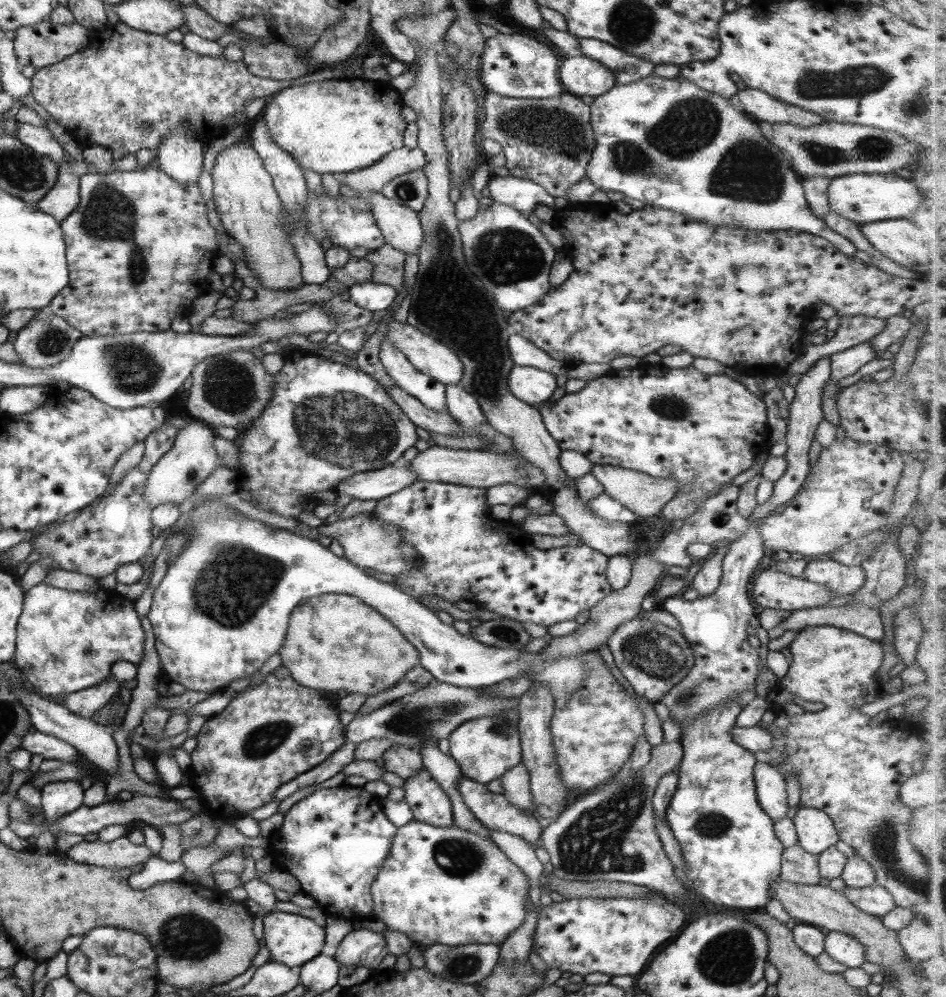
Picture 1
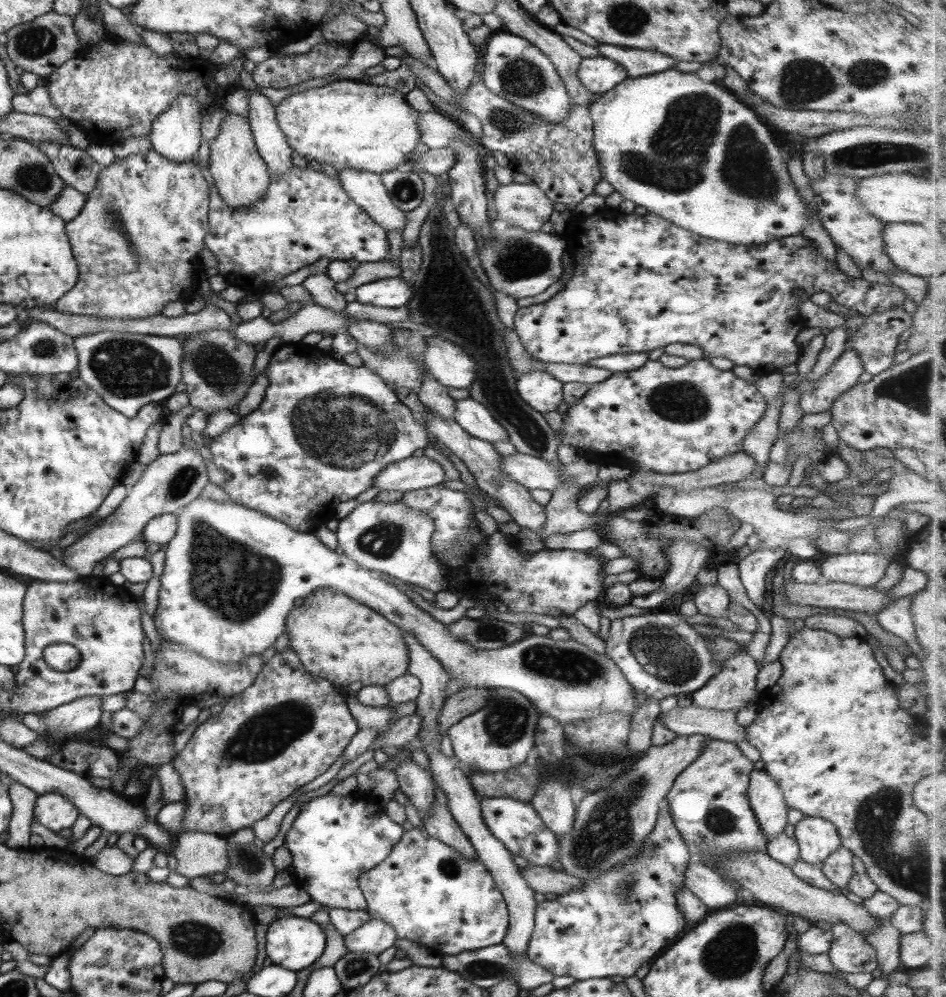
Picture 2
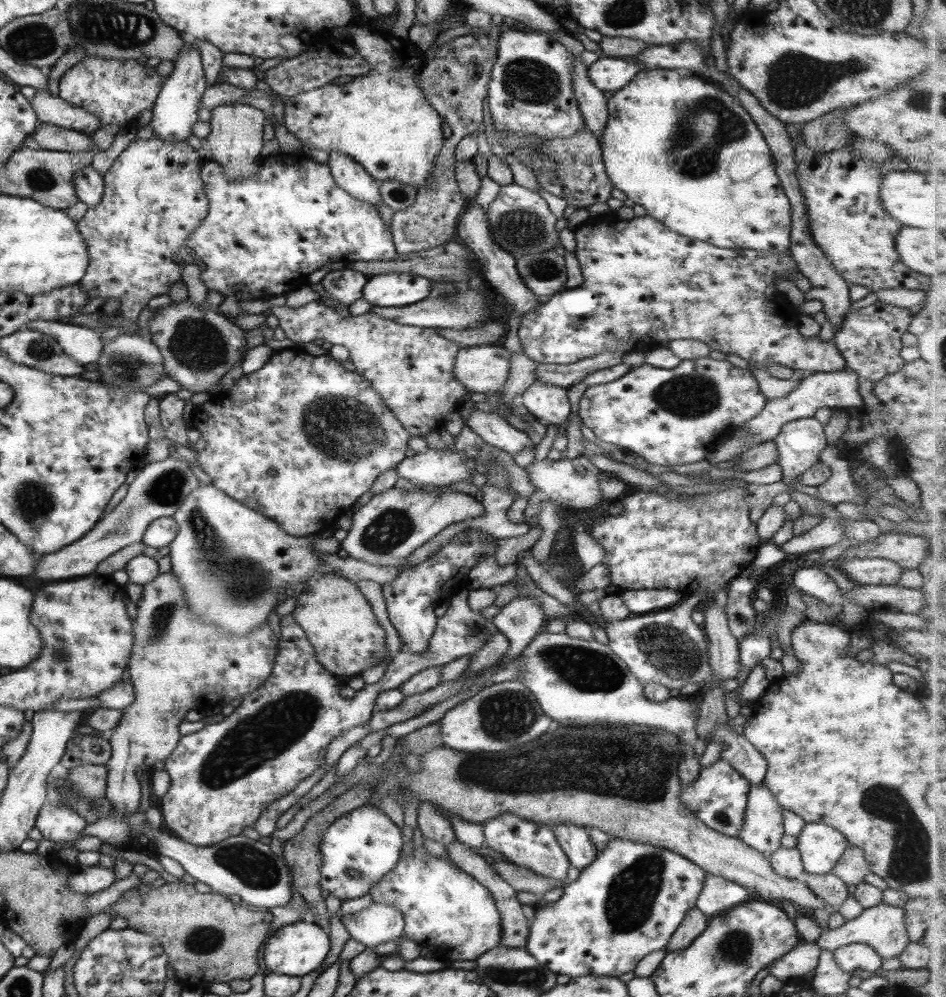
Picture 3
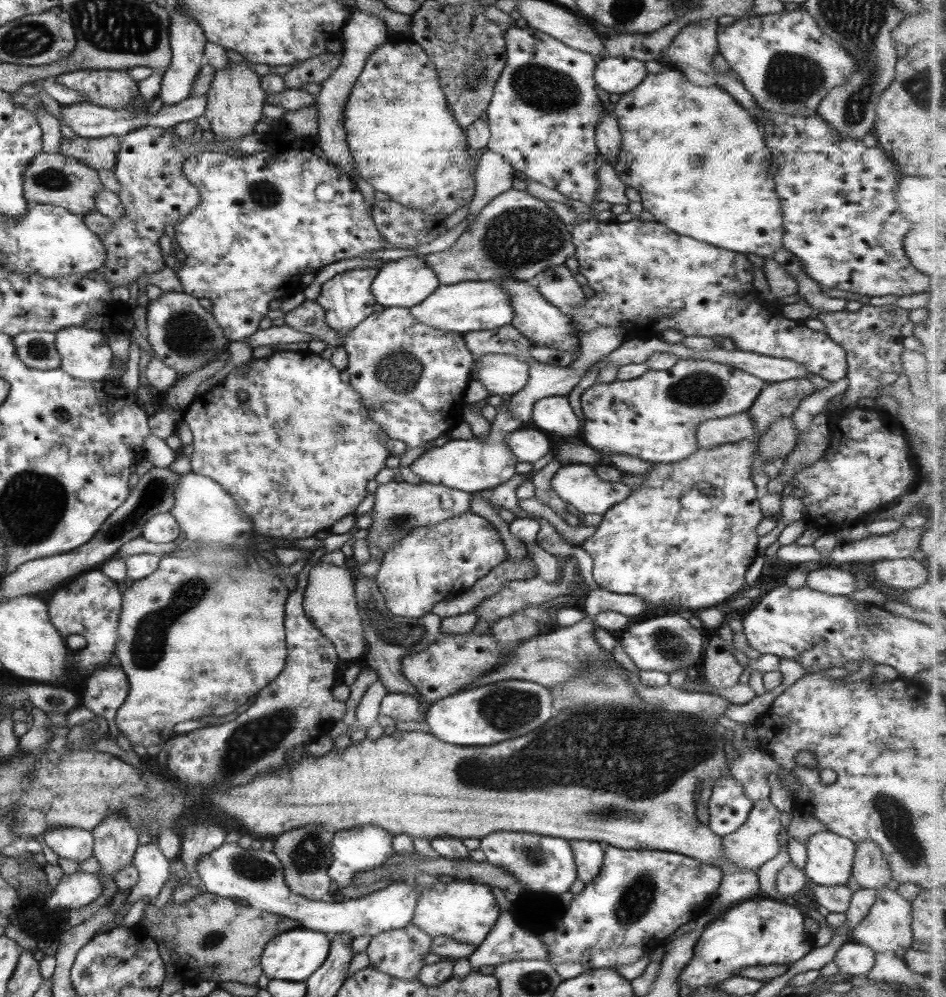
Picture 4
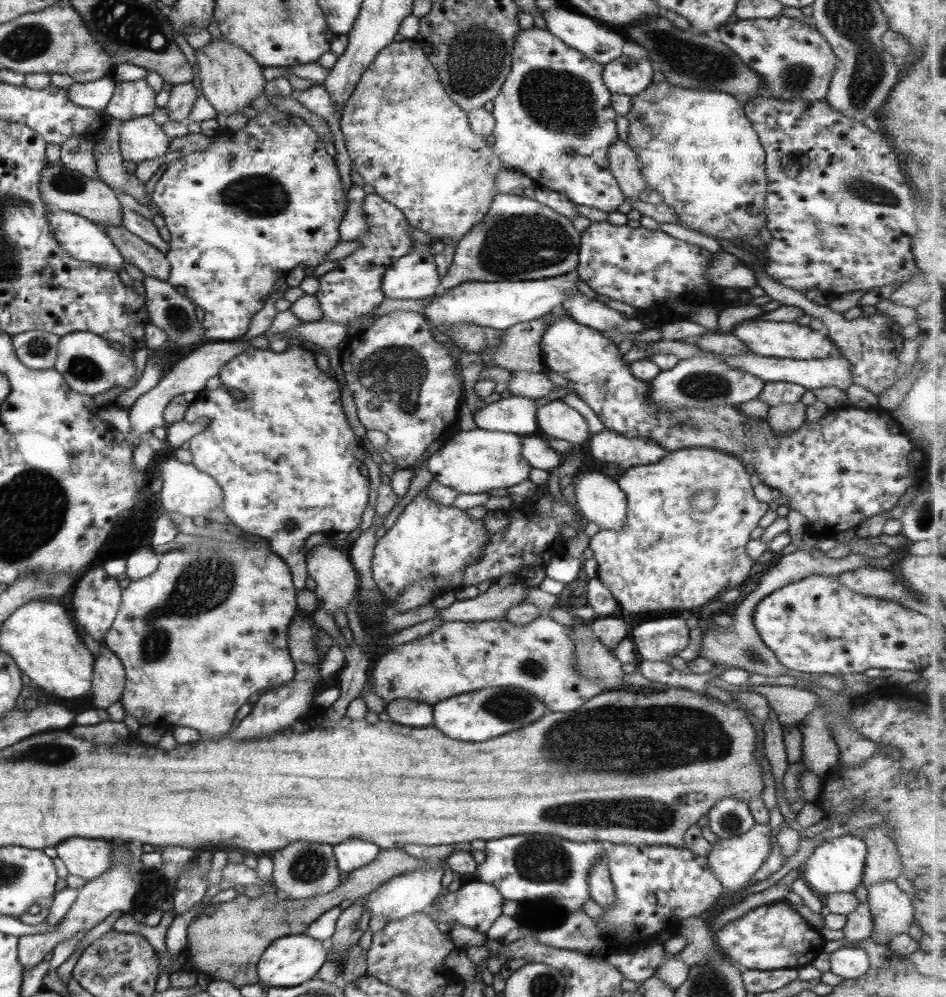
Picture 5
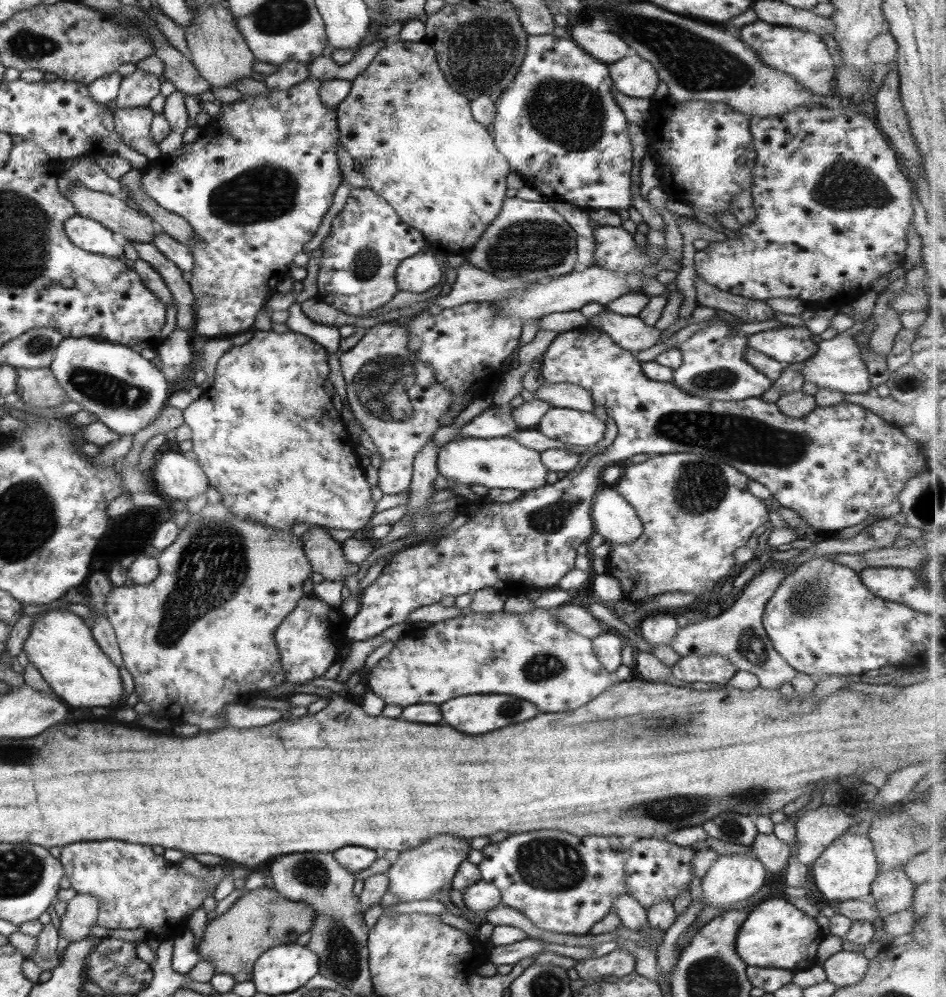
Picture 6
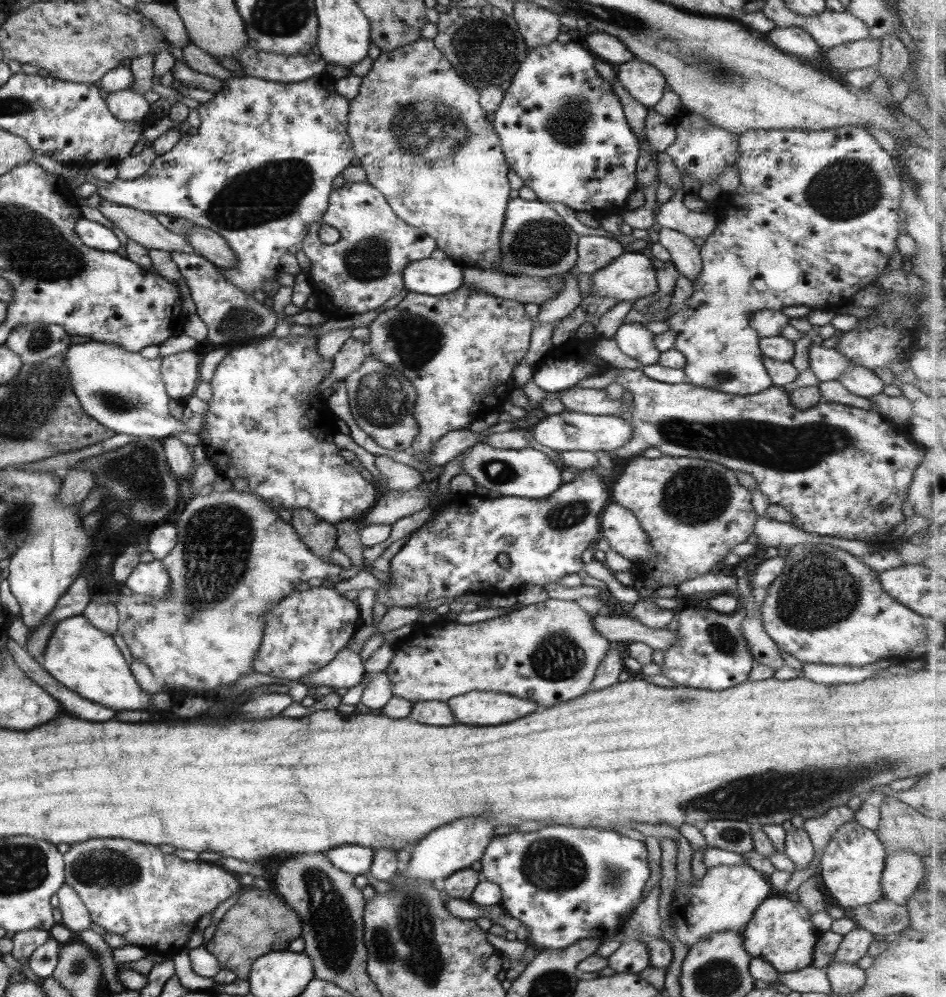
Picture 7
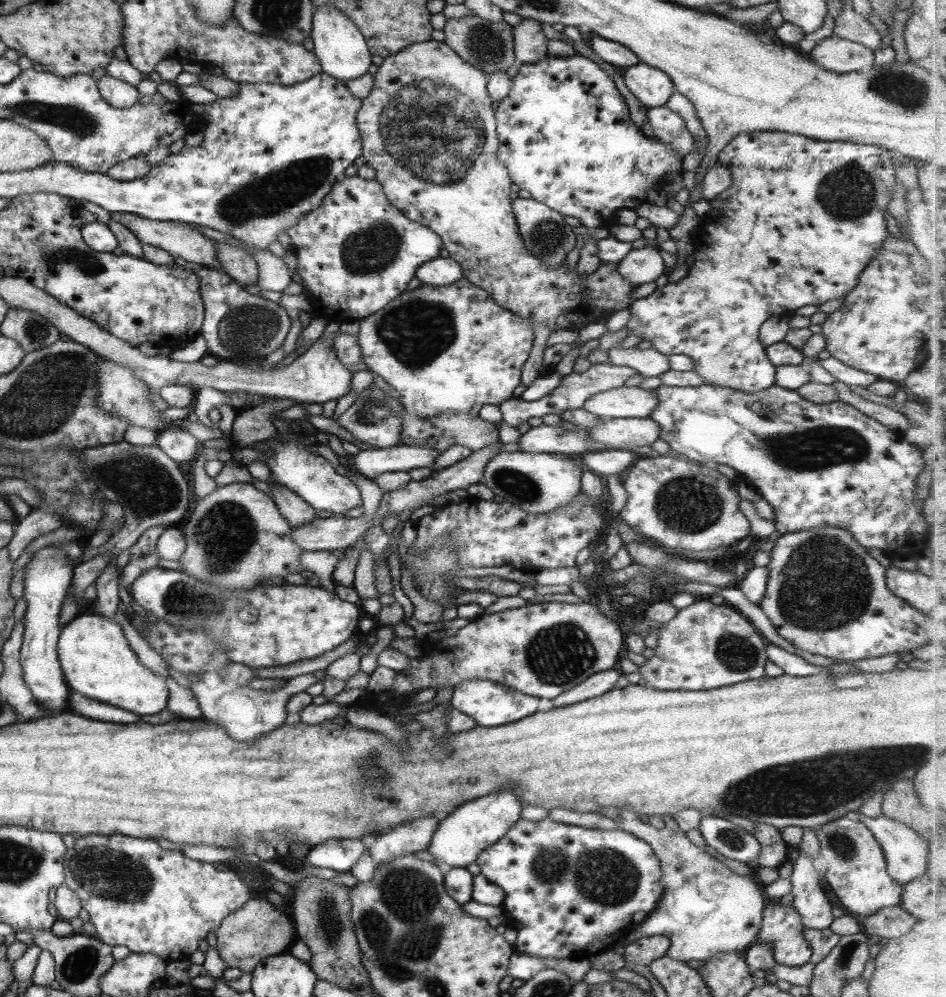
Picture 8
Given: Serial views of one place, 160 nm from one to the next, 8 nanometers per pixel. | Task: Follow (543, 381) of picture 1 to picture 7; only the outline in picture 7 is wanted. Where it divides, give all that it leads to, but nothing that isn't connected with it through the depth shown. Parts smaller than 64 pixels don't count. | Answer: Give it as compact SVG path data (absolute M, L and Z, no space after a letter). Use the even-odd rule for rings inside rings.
M561 411L559 414L548 414L539 419L529 429L535 442L556 452L579 450L595 453L605 451L611 453L619 446L625 446L630 437L628 421L613 415L591 415L578 412Z

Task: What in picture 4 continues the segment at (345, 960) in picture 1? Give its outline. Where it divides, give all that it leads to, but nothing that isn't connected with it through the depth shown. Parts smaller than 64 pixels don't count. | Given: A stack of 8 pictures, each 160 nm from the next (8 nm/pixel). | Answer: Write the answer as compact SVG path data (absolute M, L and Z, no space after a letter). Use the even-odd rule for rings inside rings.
M237 841L220 845L213 852L201 856L195 864L195 871L205 893L245 900L254 909L284 916L297 921L303 929L321 934L349 933L351 937L367 935L371 938L386 931L400 930L409 925L413 918L416 894L420 887L414 881L392 882L383 889L355 899L309 900L288 889L282 873L283 866L271 851L244 850L237 846Z

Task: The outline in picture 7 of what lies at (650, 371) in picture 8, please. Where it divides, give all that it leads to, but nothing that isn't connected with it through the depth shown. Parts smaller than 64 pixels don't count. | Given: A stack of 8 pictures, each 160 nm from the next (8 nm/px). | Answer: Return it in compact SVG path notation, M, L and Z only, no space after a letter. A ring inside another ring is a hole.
M621 324L617 328L617 332L612 336L612 340L617 343L619 351L639 362L637 370L645 368L645 366L653 366L657 363L660 353L653 345L654 335L643 328L642 324Z

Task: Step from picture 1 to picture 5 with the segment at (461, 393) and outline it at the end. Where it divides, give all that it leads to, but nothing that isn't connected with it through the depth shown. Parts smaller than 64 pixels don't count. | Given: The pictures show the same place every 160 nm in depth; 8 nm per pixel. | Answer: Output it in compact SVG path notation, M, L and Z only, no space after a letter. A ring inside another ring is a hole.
M538 433L521 437L521 457L530 468L539 468L550 473L560 466L561 456L547 447Z

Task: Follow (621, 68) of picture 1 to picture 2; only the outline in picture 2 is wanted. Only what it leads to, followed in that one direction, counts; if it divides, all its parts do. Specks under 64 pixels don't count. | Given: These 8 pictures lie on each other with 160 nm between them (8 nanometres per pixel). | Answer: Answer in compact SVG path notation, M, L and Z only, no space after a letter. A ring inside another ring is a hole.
M599 43L596 49L599 56L615 61L622 66L626 72L626 78L663 72L676 63L674 58L654 50L637 50L603 43Z

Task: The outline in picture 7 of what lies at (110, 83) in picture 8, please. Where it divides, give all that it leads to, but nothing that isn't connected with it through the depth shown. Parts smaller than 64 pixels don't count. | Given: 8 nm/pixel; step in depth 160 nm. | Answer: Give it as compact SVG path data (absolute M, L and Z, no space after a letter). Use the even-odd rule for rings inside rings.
M130 88L109 92L103 98L109 113L119 122L139 122L150 112L150 104Z

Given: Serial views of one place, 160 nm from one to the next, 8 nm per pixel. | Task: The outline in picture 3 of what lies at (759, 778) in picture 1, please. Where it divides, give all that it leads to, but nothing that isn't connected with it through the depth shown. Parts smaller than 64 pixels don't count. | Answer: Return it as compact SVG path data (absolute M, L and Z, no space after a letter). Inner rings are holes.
M762 782L750 786L738 840L769 857L780 848L783 834L781 806Z

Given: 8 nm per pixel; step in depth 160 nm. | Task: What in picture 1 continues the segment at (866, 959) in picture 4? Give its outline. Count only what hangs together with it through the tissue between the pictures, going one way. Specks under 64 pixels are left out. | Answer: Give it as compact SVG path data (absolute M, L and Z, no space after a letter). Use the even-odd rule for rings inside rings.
M839 932L825 934L823 952L847 968L858 967L864 962L863 947L855 939Z

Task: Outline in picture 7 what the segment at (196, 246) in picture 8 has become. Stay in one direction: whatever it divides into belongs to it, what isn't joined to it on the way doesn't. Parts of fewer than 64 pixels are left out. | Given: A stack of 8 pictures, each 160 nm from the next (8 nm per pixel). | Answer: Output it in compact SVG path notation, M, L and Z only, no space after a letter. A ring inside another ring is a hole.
M103 199L99 200L98 210L129 240L143 248L165 252L192 252L183 234L167 230L152 214Z

